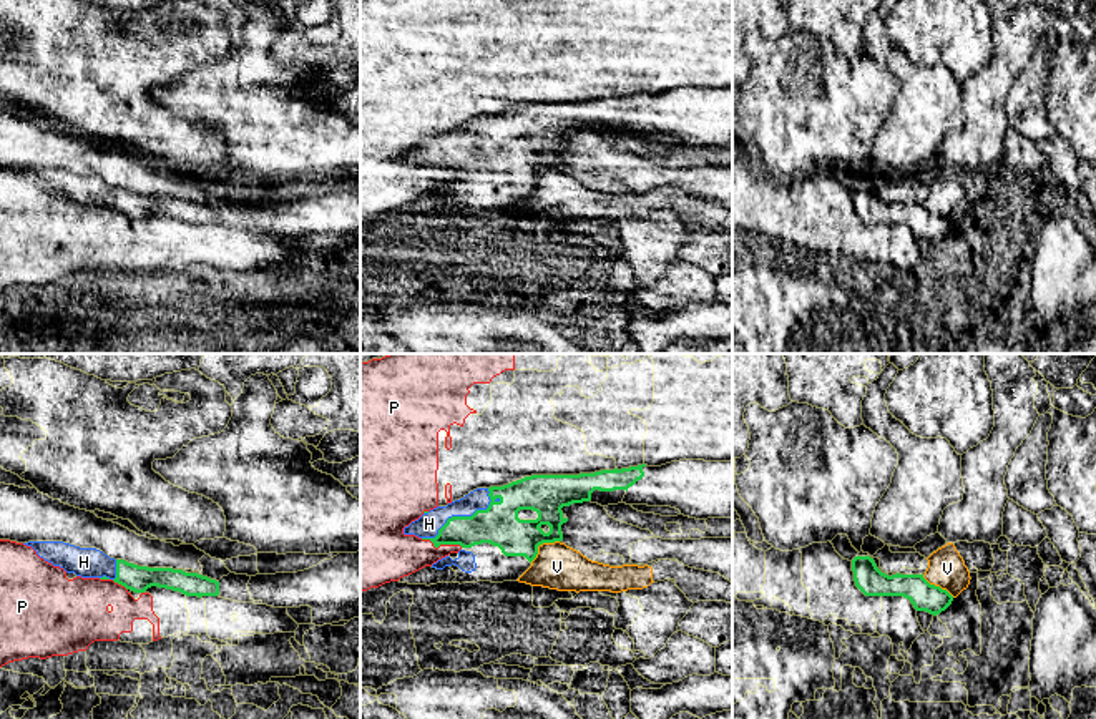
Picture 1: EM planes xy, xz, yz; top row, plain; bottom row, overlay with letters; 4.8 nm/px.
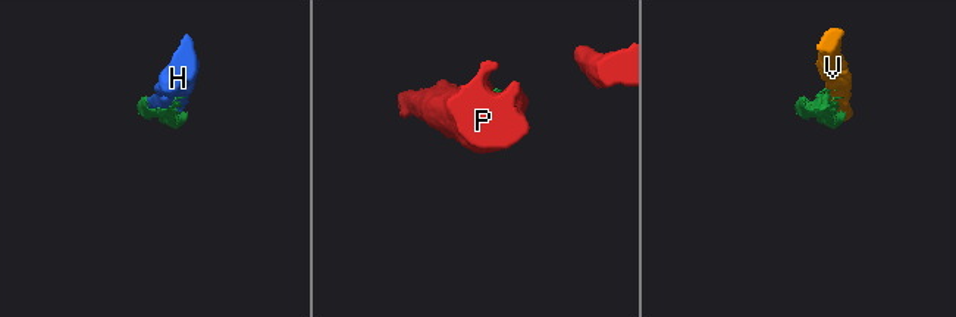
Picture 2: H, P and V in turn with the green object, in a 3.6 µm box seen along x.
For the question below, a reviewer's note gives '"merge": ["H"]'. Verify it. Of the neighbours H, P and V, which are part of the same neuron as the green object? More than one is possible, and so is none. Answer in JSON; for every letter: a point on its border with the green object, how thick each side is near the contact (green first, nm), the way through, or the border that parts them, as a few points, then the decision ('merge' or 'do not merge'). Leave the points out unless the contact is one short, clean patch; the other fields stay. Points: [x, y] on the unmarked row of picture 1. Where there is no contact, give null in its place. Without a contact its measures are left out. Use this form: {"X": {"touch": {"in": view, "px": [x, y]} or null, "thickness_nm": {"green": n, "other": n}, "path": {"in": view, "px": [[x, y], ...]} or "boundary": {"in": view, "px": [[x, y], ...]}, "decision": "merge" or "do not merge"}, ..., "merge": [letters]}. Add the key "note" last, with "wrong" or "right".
{"H": {"touch": {"in": "xz", "px": [460, 145]}, "thickness_nm": {"green": 200, "other": 110}, "decision": "merge"}, "P": {"touch": {"in": "xz", "px": [442, 171]}, "thickness_nm": {"green": 170, "other": 240}, "decision": "do not merge"}, "V": {"touch": {"in": "xz", "px": [540, 171]}, "thickness_nm": {"green": 200, "other": 220}, "decision": "do not merge"}, "merge": ["H"], "note": "right"}

